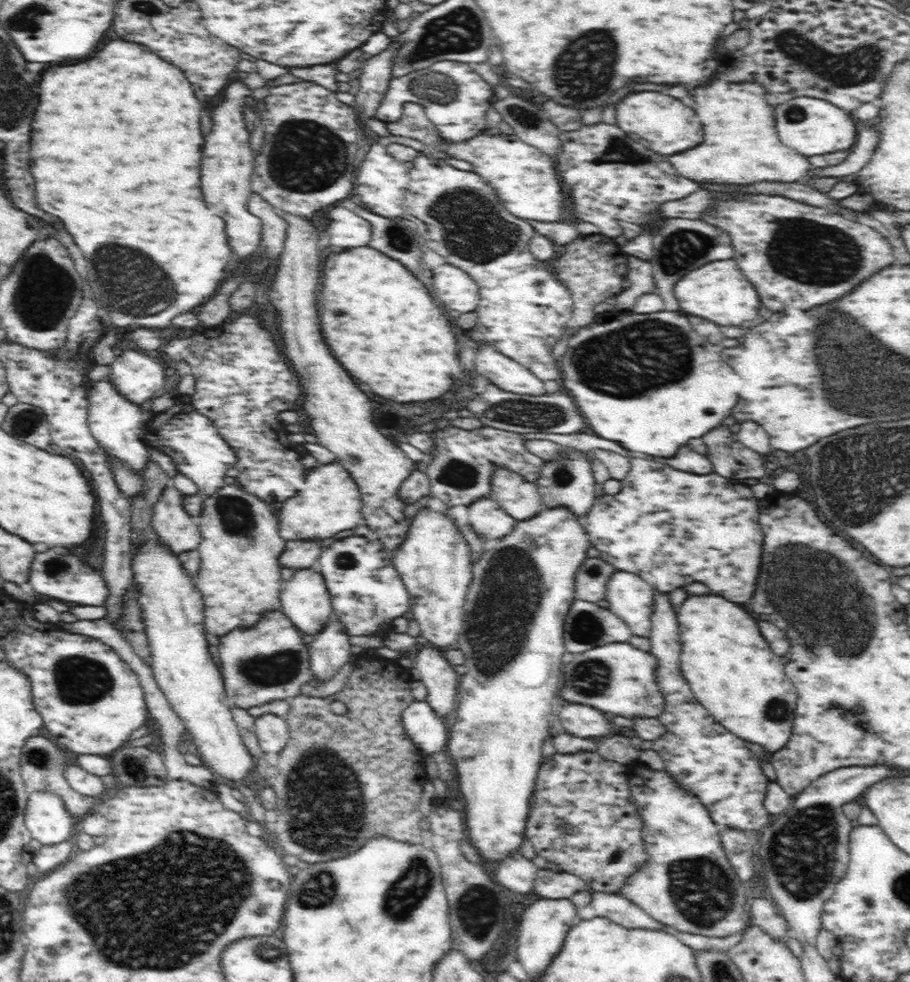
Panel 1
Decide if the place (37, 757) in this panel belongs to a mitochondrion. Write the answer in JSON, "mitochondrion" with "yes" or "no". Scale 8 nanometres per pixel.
{"mitochondrion":"yes"}

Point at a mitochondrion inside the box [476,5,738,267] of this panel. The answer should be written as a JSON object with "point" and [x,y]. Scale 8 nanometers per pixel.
{"point":[587,80]}

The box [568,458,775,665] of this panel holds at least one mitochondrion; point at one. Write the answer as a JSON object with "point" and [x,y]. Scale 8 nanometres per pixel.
{"point":[591,572]}

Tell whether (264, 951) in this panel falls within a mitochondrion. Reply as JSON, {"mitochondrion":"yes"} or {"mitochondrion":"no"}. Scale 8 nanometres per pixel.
{"mitochondrion":"yes"}

